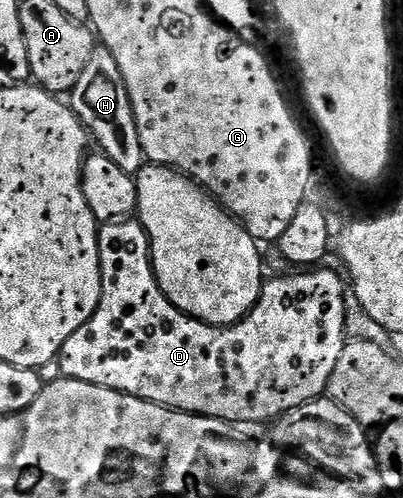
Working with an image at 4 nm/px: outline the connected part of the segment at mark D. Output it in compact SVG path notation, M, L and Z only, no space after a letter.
M119 220L99 225L98 243L100 244L100 280L102 281L100 304L96 304L96 312L92 312L92 316L84 324L84 328L72 332L72 336L68 336L68 340L64 340L64 348L56 359L56 366L62 369L59 370L61 377L80 380L84 384L96 384L100 388L118 390L121 394L136 396L145 402L155 402L161 406L167 406L169 410L183 410L186 414L218 418L227 424L233 424L233 422L266 422L265 424L270 424L281 414L292 412L292 408L300 408L300 404L308 404L312 400L323 397L329 391L330 377L332 372L336 372L336 364L340 361L340 352L344 352L348 341L344 324L348 286L341 273L338 275L334 270L310 268L305 272L290 272L294 274L286 274L283 278L274 278L271 282L270 279L263 281L262 295L258 298L258 303L247 312L246 317L240 319L234 326L210 326L206 322L189 318L164 296L154 275L154 265L150 255L150 237L141 222Z

